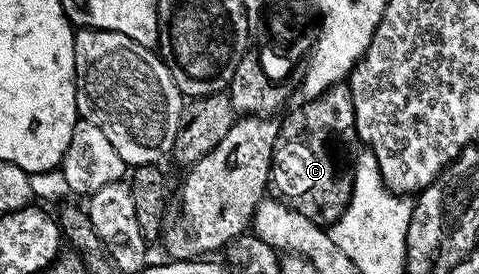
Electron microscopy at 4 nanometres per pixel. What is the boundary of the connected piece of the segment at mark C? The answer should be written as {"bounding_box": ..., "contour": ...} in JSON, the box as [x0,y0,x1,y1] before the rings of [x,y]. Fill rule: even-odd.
{"bounding_box":[270,82,356,229],"contour":[[[350,82],[333,85],[315,99],[303,101],[287,116],[282,116],[279,136],[271,158],[270,186],[274,194],[292,207],[301,217],[309,217],[327,229],[338,221],[353,193],[353,164],[356,148],[343,147],[356,138],[355,110]]]}

